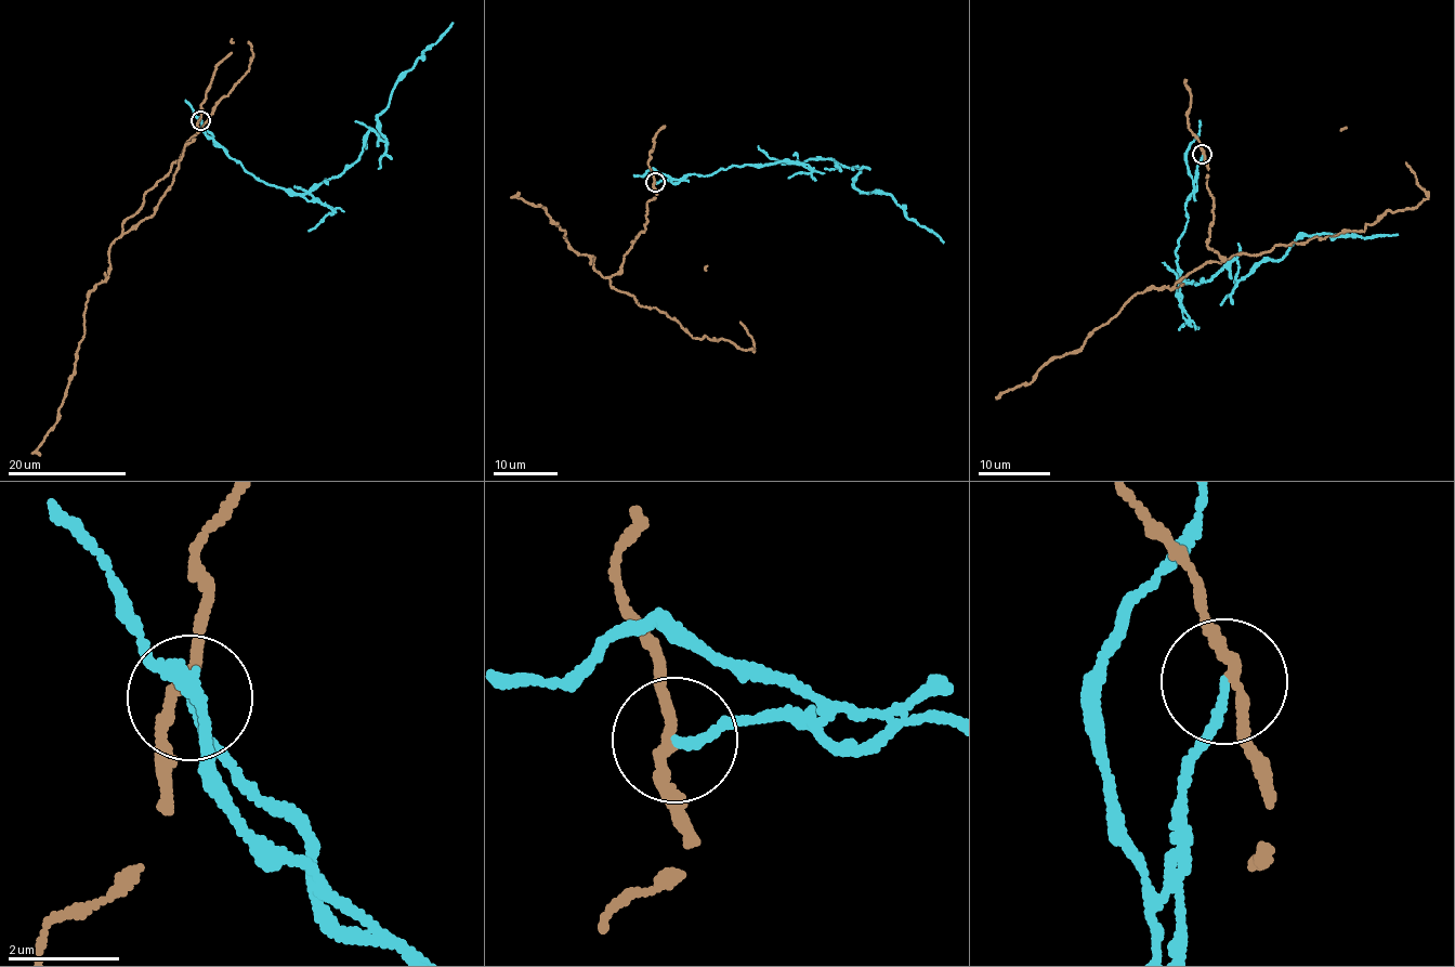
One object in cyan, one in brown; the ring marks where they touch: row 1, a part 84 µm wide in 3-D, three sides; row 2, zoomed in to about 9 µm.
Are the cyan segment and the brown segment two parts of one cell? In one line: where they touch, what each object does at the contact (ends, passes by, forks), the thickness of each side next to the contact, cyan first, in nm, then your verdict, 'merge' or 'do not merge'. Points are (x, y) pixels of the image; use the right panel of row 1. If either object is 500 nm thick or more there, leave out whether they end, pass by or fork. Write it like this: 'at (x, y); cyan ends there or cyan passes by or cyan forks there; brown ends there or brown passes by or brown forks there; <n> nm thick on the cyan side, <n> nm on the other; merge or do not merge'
at (1202, 154); cyan ends there; brown passes by; 140 nm thick on the cyan side, 170 nm on the other; do not merge

